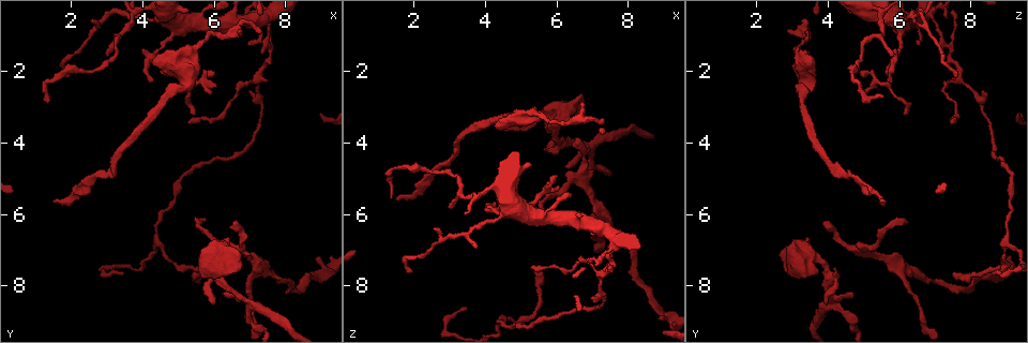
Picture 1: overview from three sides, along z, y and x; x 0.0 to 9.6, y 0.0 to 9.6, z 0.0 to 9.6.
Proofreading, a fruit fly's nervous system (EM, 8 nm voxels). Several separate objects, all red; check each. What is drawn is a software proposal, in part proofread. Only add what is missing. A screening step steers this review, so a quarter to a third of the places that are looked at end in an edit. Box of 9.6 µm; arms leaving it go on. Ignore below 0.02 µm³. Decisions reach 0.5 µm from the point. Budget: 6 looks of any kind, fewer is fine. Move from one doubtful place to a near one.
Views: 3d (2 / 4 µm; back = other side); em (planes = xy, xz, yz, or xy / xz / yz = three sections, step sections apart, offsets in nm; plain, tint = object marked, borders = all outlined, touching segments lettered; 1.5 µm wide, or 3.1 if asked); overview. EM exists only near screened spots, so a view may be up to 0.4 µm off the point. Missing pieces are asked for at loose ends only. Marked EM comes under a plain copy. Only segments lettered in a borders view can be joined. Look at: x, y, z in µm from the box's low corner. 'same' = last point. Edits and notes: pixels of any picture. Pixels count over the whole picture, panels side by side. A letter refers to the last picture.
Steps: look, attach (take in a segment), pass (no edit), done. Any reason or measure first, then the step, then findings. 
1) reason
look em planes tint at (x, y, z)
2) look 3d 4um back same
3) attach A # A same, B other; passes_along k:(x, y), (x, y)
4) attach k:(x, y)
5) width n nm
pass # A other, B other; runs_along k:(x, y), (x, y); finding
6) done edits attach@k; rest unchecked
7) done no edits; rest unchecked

branch stops here
look 3d 2um at (1.95, 2.20, 7.65)

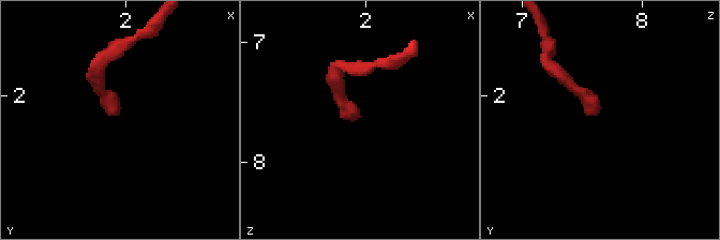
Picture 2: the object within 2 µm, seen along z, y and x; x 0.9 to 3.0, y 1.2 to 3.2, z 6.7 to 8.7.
look em yz step 4 borders at (1.96, 2.12, 7.60)

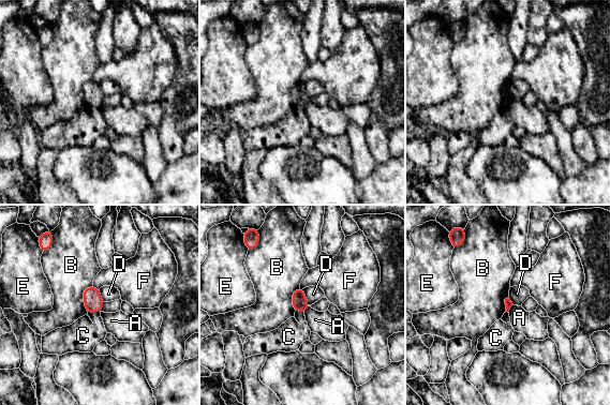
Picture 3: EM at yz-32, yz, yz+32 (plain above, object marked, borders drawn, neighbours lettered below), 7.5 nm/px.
look em xz step 8 borders same

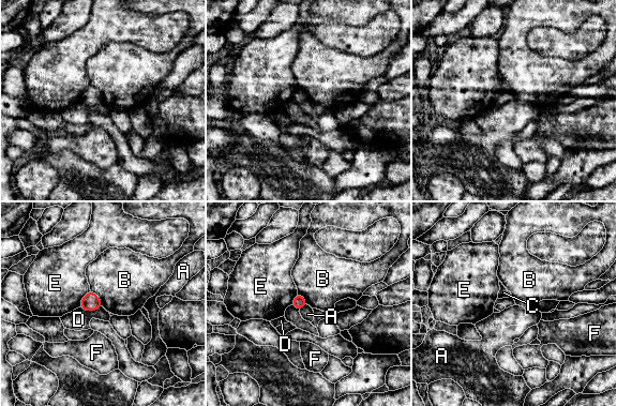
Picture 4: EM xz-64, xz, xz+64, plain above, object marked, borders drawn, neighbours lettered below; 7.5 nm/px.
pass # A other, B other, C other, D other, E other, F other; border 4:(90, 289), (100, 298), (103, 305); none of them fits

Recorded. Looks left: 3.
free end
look 3d 4um back at (6.75, 0.85, 2.80)

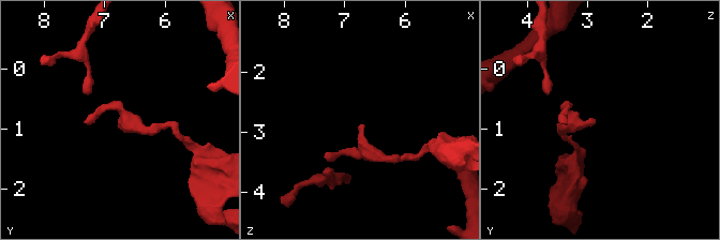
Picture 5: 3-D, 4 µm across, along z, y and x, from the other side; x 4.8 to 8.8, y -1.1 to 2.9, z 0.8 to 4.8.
look em planes borders at (6.65, 0.90, 2.85)

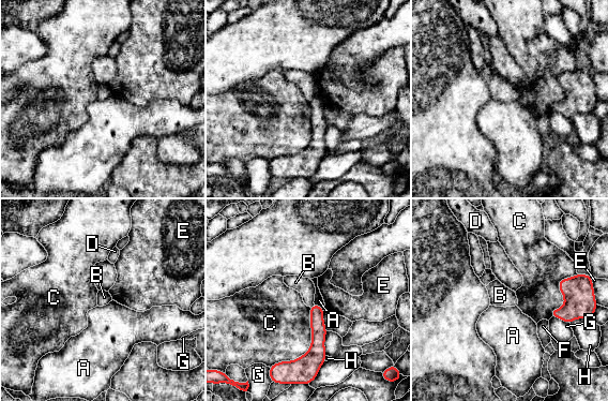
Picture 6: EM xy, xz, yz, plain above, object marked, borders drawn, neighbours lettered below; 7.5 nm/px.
pass # A other, B other, C other, D other, E other, F other, G other, H other; border 6:(314, 303), (309, 307); none of them fits

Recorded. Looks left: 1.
done no edits; rest unchecked

